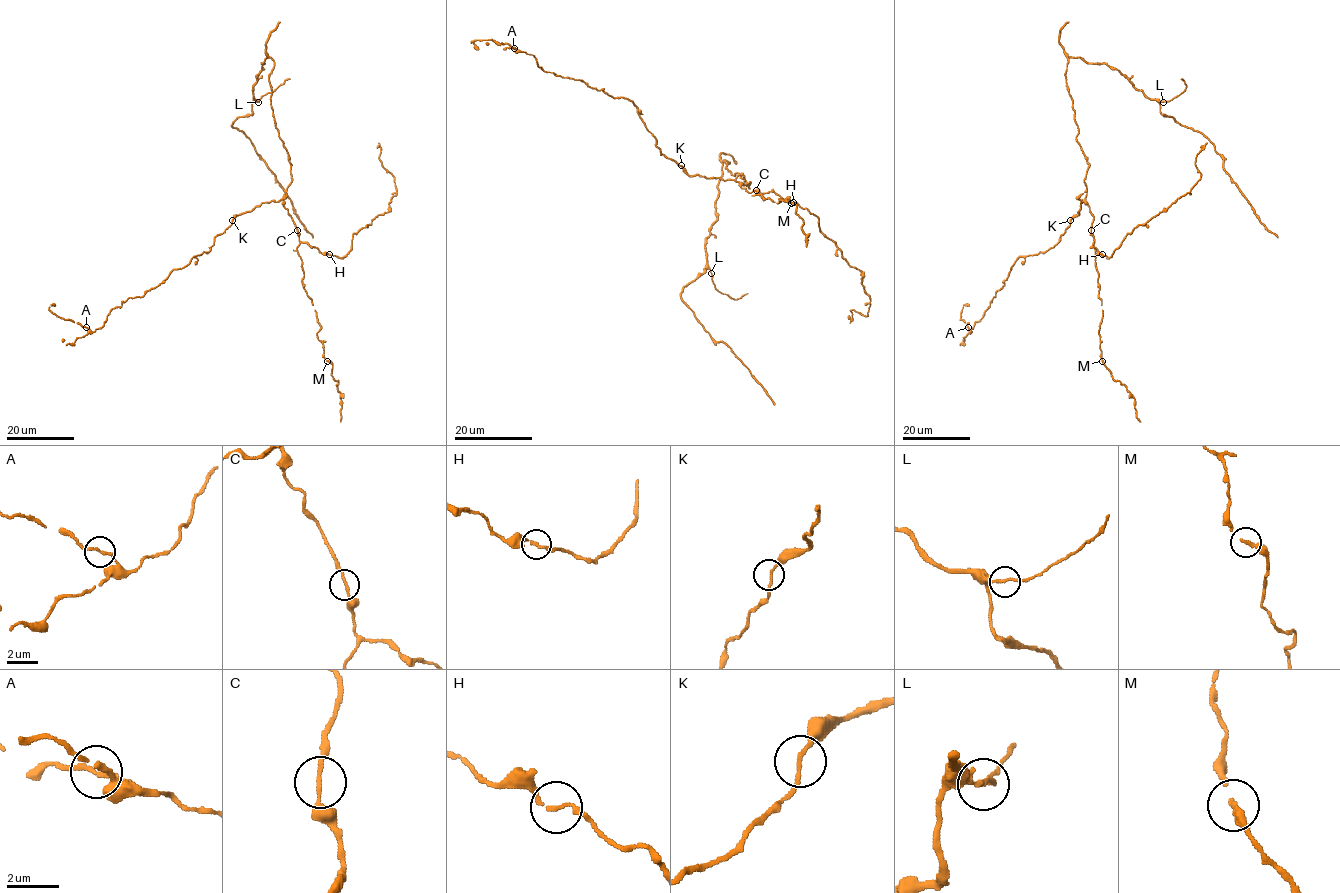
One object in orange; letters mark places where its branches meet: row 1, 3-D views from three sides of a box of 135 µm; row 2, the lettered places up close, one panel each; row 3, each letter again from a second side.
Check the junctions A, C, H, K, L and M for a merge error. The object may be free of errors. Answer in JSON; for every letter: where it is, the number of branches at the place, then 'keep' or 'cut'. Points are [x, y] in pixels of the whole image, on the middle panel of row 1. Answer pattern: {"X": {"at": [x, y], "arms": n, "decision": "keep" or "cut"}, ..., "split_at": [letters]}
{"A": {"at": [514, 48], "arms": 2, "decision": "keep"}, "C": {"at": [756, 190], "arms": 2, "decision": "keep"}, "H": {"at": [793, 202], "arms": 2, "decision": "keep"}, "K": {"at": [681, 165], "arms": 2, "decision": "keep"}, "L": {"at": [711, 273], "arms": 2, "decision": "keep"}, "M": {"at": [791, 203], "arms": 2, "decision": "keep"}, "split_at": []}

